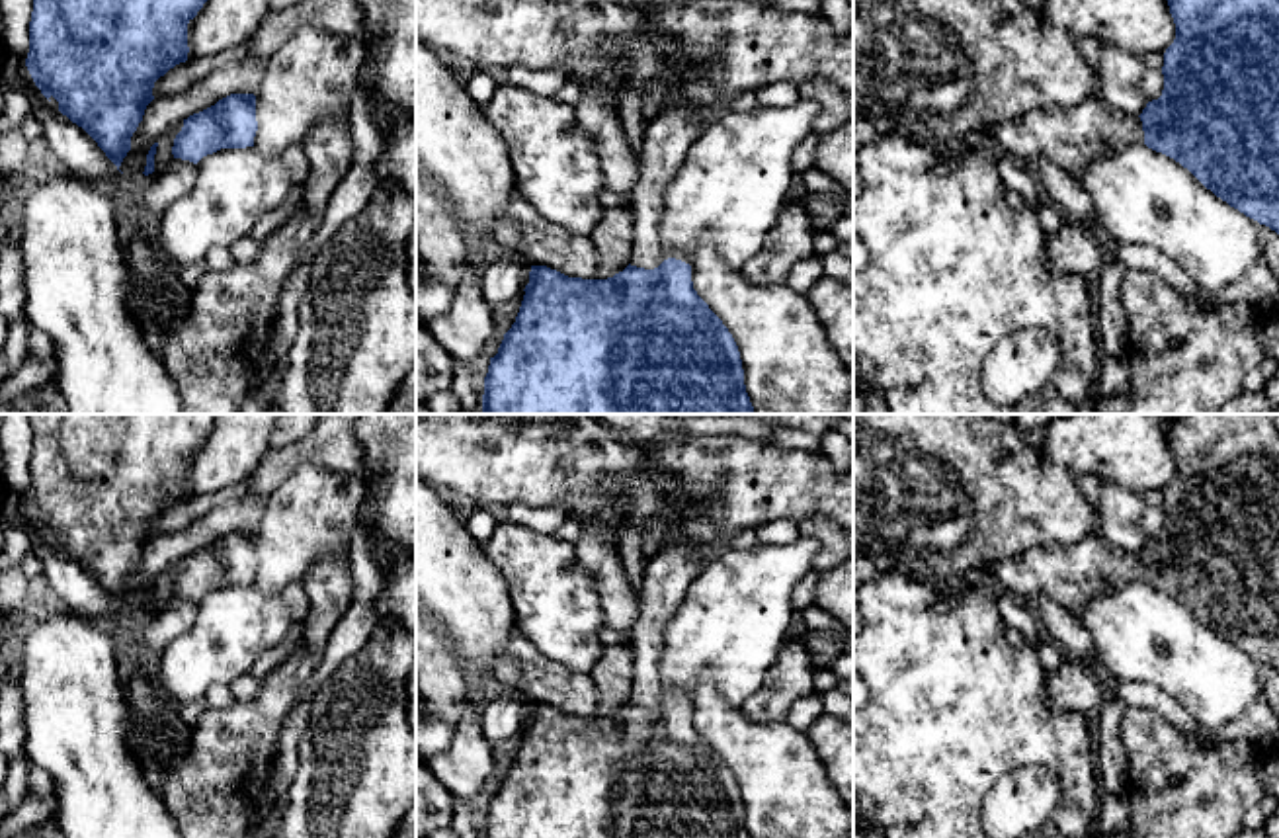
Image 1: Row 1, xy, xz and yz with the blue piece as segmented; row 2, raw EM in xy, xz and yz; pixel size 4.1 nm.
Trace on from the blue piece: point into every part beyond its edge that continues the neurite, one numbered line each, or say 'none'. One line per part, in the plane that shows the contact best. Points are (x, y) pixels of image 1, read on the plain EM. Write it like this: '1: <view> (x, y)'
1: xz (672, 565)

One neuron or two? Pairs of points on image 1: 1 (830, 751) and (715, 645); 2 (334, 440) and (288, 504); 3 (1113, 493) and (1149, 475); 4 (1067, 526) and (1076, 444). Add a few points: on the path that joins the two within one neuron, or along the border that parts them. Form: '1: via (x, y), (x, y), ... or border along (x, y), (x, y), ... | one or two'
1: border along (805, 733), (828, 774) | two
2: border along (362, 475), (301, 461), (276, 485) | two
3: border along (1102, 481), (1113, 481), (1143, 495) | two
4: border along (1041, 448), (1051, 461), (1067, 467), (1078, 479) | two

